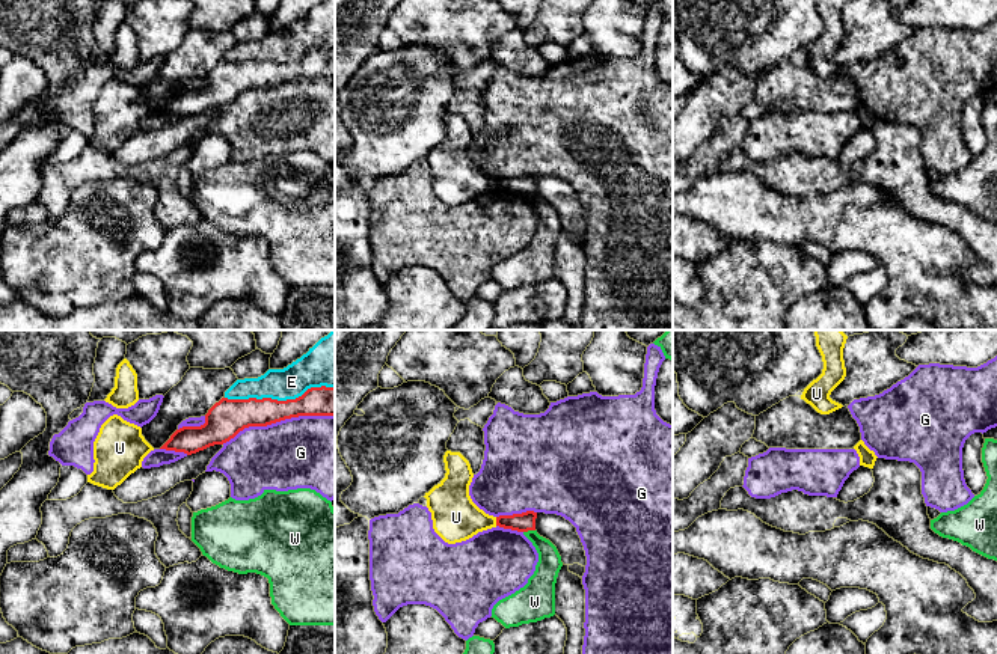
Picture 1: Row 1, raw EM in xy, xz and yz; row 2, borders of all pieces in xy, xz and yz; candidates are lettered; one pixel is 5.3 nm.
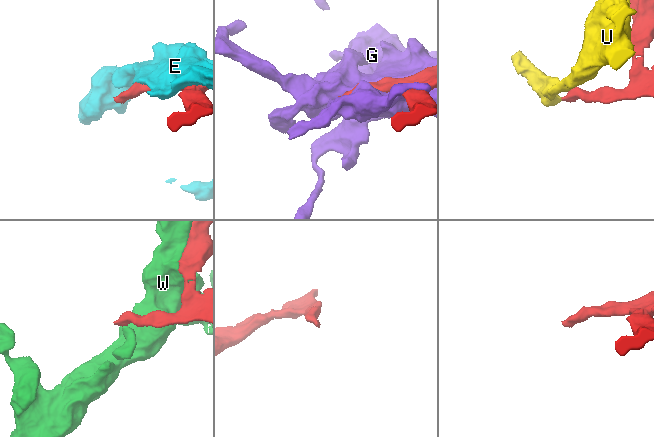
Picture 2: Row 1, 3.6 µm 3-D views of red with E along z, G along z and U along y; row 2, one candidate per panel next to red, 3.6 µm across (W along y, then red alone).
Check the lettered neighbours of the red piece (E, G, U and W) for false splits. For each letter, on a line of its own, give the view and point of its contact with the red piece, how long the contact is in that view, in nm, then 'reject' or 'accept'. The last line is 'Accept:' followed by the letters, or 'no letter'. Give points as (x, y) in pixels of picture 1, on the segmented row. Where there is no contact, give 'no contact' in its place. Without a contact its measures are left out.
E: contact xy (279, 401); length 600 nm; reject
G: contact xy (278, 421); length 600 nm; reject
U: contact xz (496, 522); length 50 nm; reject
W: contact xz (528, 529); length 70 nm; reject
Accept: no letter

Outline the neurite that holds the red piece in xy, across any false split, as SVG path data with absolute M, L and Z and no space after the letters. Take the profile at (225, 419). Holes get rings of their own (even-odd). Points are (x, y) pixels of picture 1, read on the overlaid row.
M311 387L296 399L222 398L205 414L201 426L183 426L160 448L196 454L223 445L249 426L267 426L299 416L335 416L335 387Z

